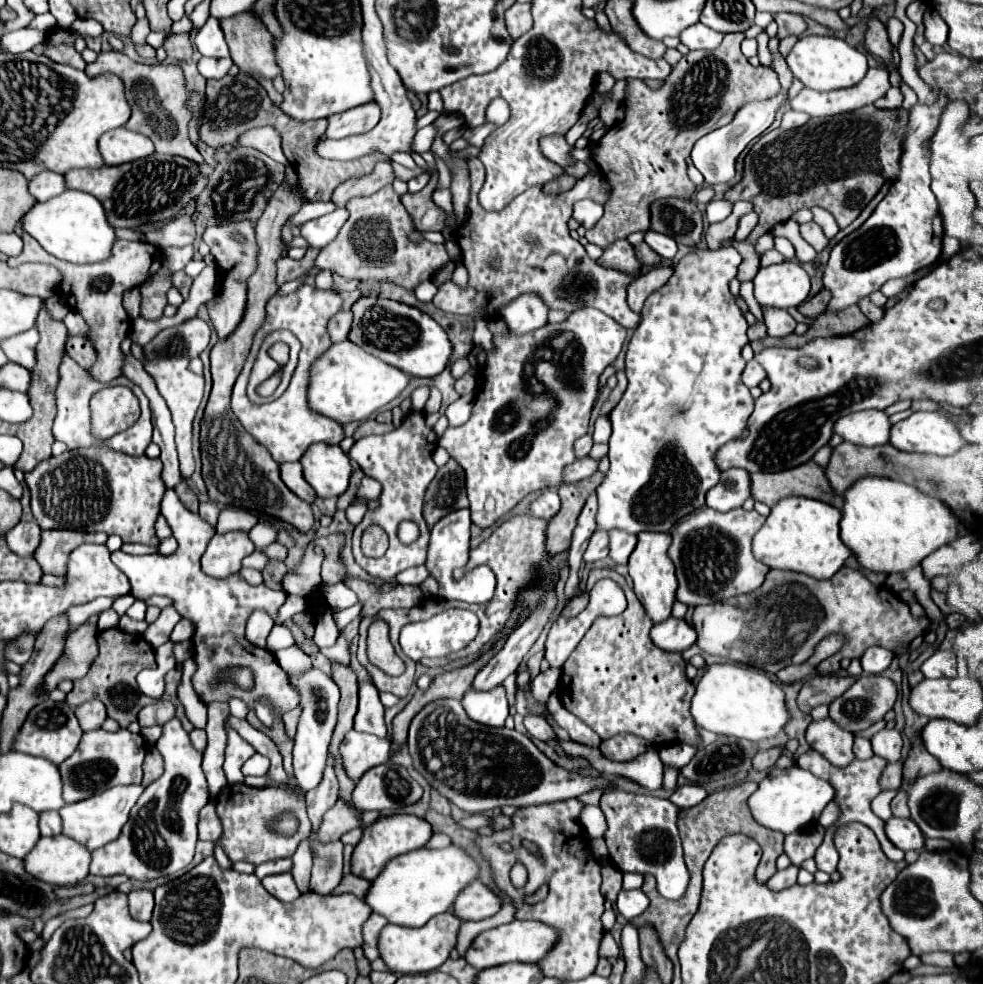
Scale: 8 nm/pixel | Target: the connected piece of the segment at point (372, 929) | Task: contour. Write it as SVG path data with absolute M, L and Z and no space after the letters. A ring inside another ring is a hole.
M371 914L367 918L367 922L363 924L363 952L367 956L367 960L375 960L379 958L379 952L377 952L377 936L381 932L381 928L387 924L387 920L379 914Z

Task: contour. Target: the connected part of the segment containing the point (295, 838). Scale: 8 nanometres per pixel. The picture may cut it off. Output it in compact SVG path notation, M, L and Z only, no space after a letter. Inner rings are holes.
M227 784L217 796L217 814L223 824L223 834L215 844L223 848L223 852L229 856L231 862L245 860L257 866L269 860L291 858L295 854L297 844L303 838L309 838L311 832L311 822L307 820L307 812L305 812L305 796L303 794L295 796L293 792L287 790ZM281 810L289 810L299 820L299 828L293 836L285 836L273 830L273 822L281 814Z

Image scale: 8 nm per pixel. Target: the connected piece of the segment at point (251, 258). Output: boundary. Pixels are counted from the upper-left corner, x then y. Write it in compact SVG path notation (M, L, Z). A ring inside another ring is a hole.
M241 220L241 222L209 226L203 234L203 240L211 248L211 254L213 254L215 264L217 264L217 274L219 274L219 292L205 306L207 306L213 328L217 330L219 338L223 338L223 336L231 334L237 328L239 320L243 318L243 308L245 308L245 302L247 302L247 278L255 272L255 262L257 262L257 254L259 254L259 246L255 242L255 222ZM233 232L245 234L247 242L245 244L235 242Z

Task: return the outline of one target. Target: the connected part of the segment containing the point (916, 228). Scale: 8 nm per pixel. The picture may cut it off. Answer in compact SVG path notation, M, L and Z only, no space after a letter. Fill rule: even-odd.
M939 94L935 106L927 108L915 104L911 108L909 124L905 130L899 178L893 182L889 194L879 202L869 220L859 230L845 236L831 250L831 258L823 274L825 288L833 292L829 310L843 310L851 304L857 304L861 296L869 296L871 292L879 290L887 280L909 276L919 268L931 266L941 256L941 242L945 232L937 198L931 192L929 154L923 142L937 130L939 116L945 104L947 100L943 100L943 96Z

